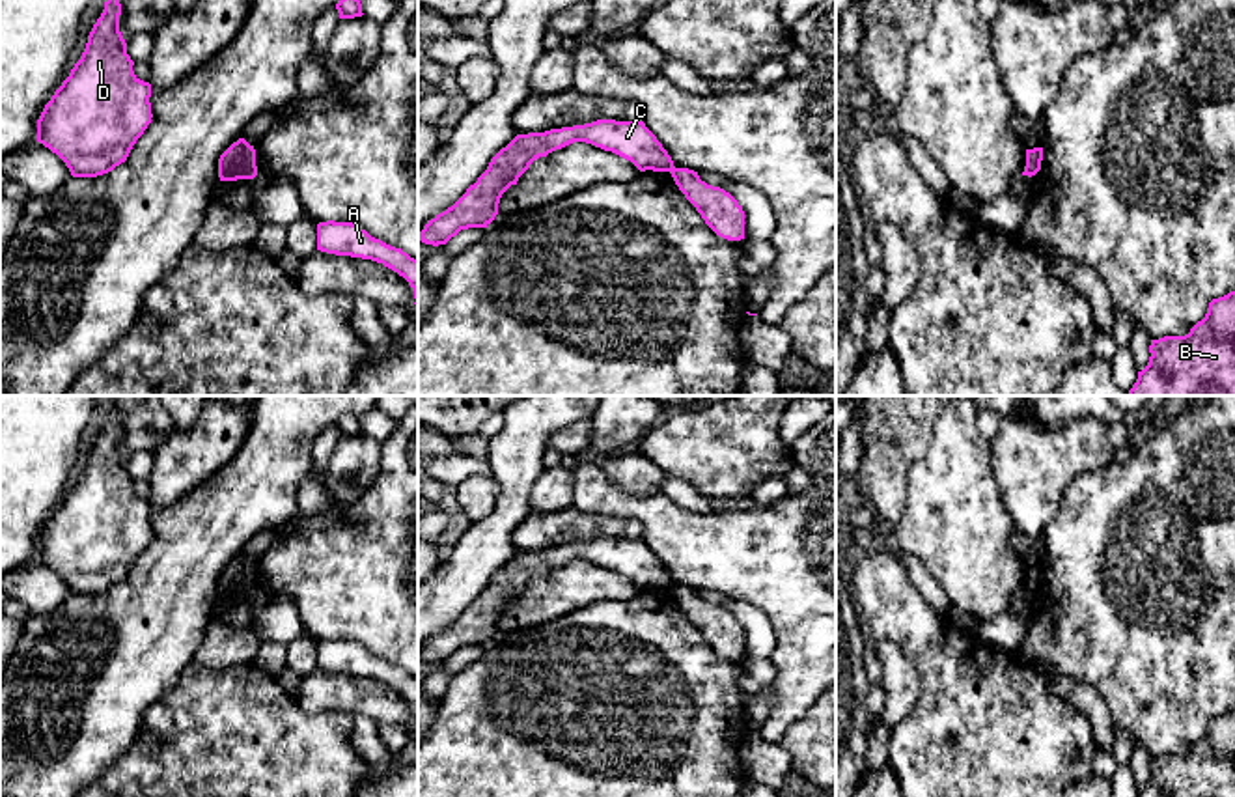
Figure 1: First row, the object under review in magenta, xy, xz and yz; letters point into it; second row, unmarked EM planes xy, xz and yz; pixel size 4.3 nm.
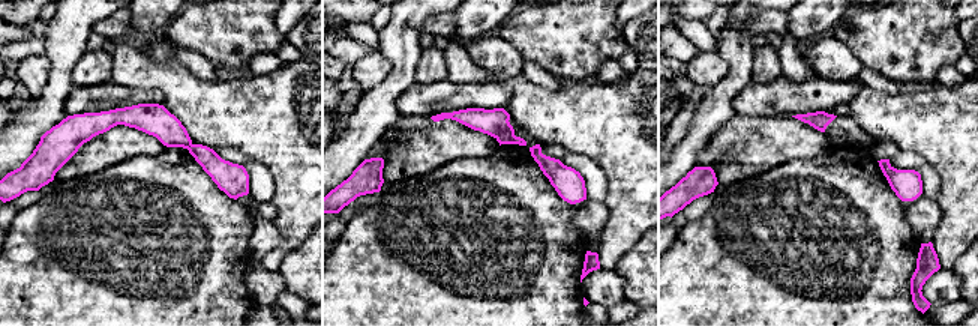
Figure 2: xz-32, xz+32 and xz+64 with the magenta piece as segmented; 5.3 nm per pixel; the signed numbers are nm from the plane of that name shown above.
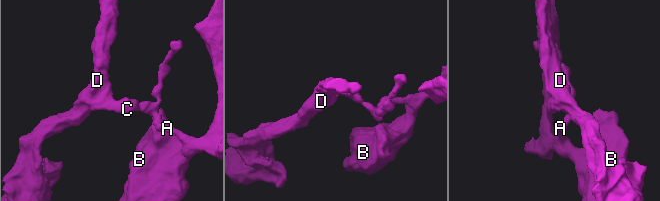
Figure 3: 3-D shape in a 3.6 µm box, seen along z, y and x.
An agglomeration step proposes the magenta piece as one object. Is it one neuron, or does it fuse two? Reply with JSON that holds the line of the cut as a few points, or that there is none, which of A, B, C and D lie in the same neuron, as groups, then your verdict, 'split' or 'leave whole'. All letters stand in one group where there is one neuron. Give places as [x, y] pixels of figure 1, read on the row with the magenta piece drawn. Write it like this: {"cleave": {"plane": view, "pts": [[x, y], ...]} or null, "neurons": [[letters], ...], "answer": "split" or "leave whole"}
{"cleave": {"plane": "xz", "pts": [[674, 167], [670, 172]]}, "neurons": [["A", "B"], ["C", "D"]], "answer": "split"}

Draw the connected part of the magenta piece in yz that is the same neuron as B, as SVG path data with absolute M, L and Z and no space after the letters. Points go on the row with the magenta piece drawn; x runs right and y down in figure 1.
M1235 291L1209 302L1207 314L1185 336L1151 340L1149 362L1129 396L1235 396Z

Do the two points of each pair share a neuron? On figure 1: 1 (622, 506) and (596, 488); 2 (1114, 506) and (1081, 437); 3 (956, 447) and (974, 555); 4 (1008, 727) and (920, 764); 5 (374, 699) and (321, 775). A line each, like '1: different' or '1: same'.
1: same
2: different
3: same
4: same
5: different

